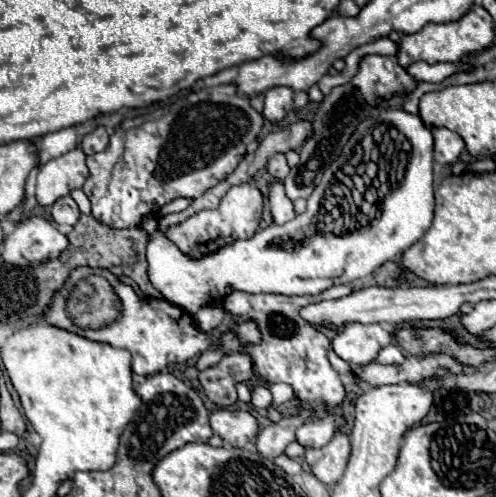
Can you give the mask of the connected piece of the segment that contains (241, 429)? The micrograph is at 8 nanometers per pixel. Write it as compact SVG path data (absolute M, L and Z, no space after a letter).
M215 408L209 414L209 420L213 432L235 448L243 448L257 436L257 420L245 410Z

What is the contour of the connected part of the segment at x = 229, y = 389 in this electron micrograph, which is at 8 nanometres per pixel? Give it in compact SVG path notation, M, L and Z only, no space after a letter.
M229 354L217 366L199 374L199 382L205 388L209 400L217 406L231 406L237 402L235 384L251 380L251 358L247 354Z

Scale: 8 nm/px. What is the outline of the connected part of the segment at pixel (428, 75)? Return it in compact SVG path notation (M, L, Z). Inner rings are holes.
M417 62L417 64L411 64L405 70L411 76L417 76L417 80L423 80L423 82L441 82L443 78L451 76L457 70L469 70L469 66L463 64L463 62L459 62L459 64L427 64L427 62Z

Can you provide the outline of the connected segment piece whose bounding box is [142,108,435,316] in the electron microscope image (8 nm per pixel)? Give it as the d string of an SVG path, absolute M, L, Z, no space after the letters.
M387 108L375 112L369 122L361 122L349 142L345 144L341 156L323 172L321 184L313 190L307 200L307 210L293 222L283 226L267 226L259 230L253 238L235 240L207 254L199 260L185 256L177 244L173 244L165 232L157 228L158 217L147 216L142 228L149 234L147 242L147 262L149 280L165 296L167 302L183 308L187 314L197 314L211 300L221 300L233 290L243 290L251 294L273 292L287 296L319 294L333 284L345 284L363 278L377 270L387 260L395 260L409 246L413 246L431 226L435 210L433 180L433 136L431 130L421 122L419 116L405 110Z

